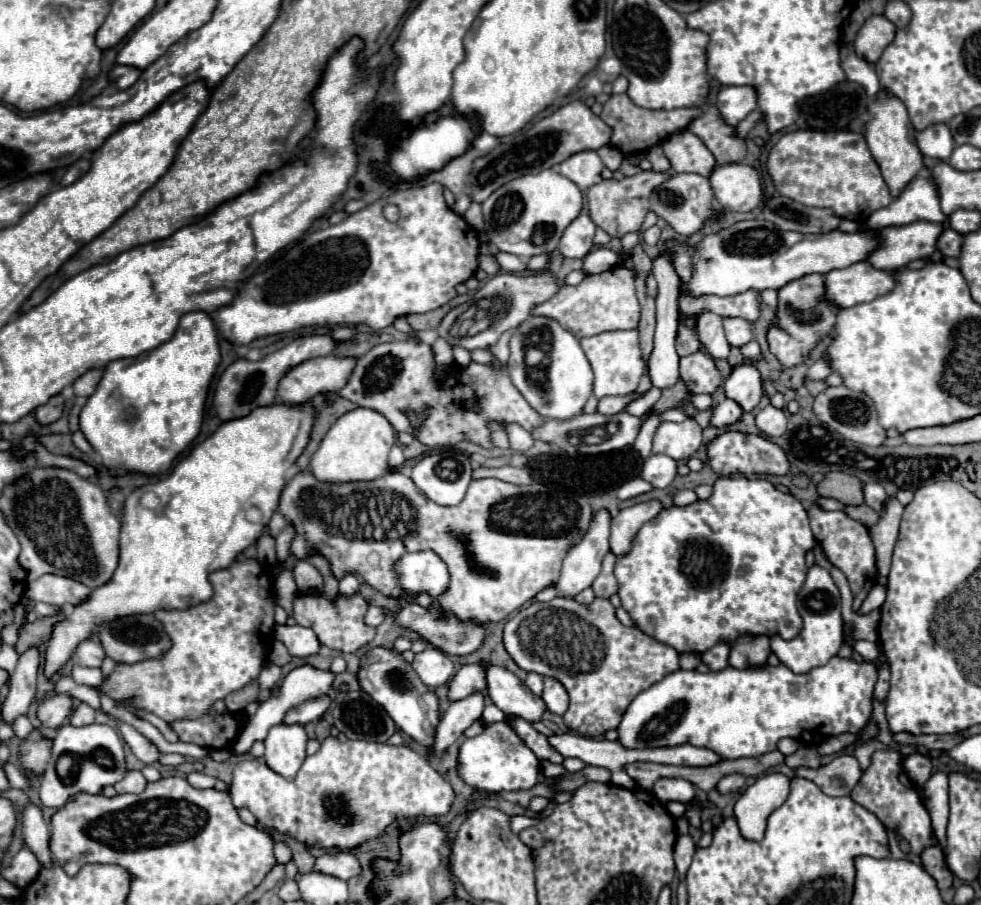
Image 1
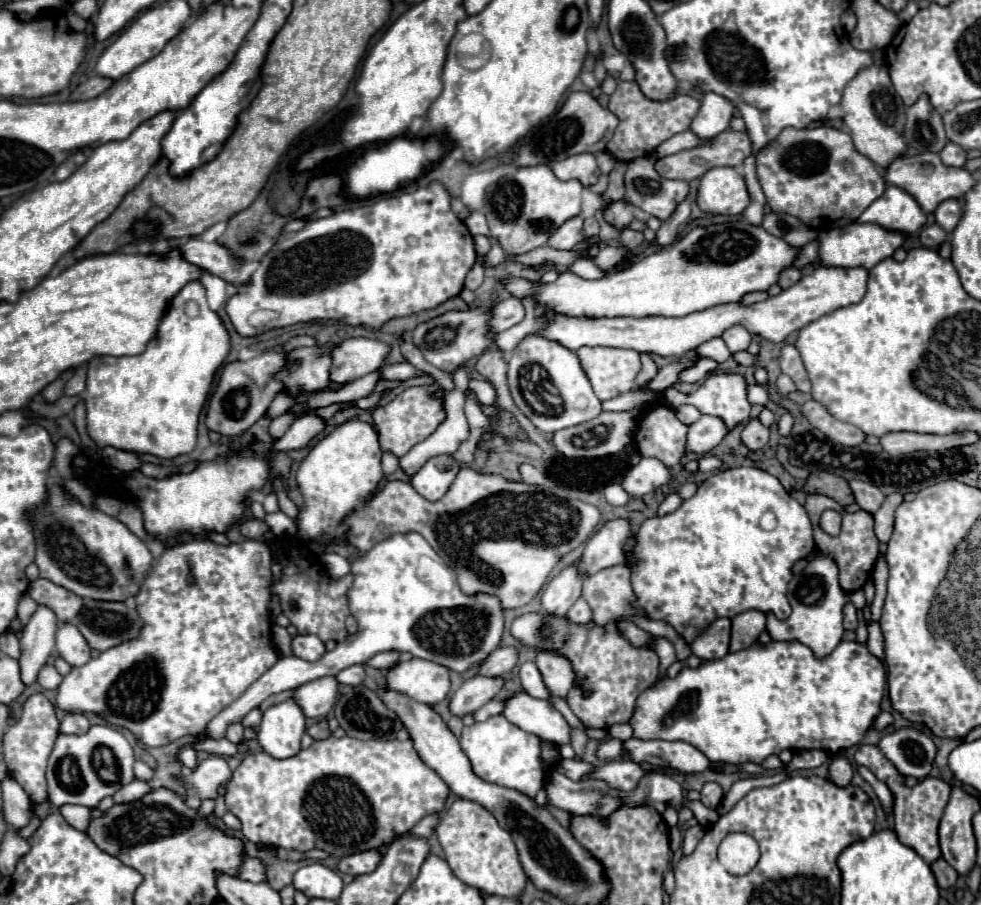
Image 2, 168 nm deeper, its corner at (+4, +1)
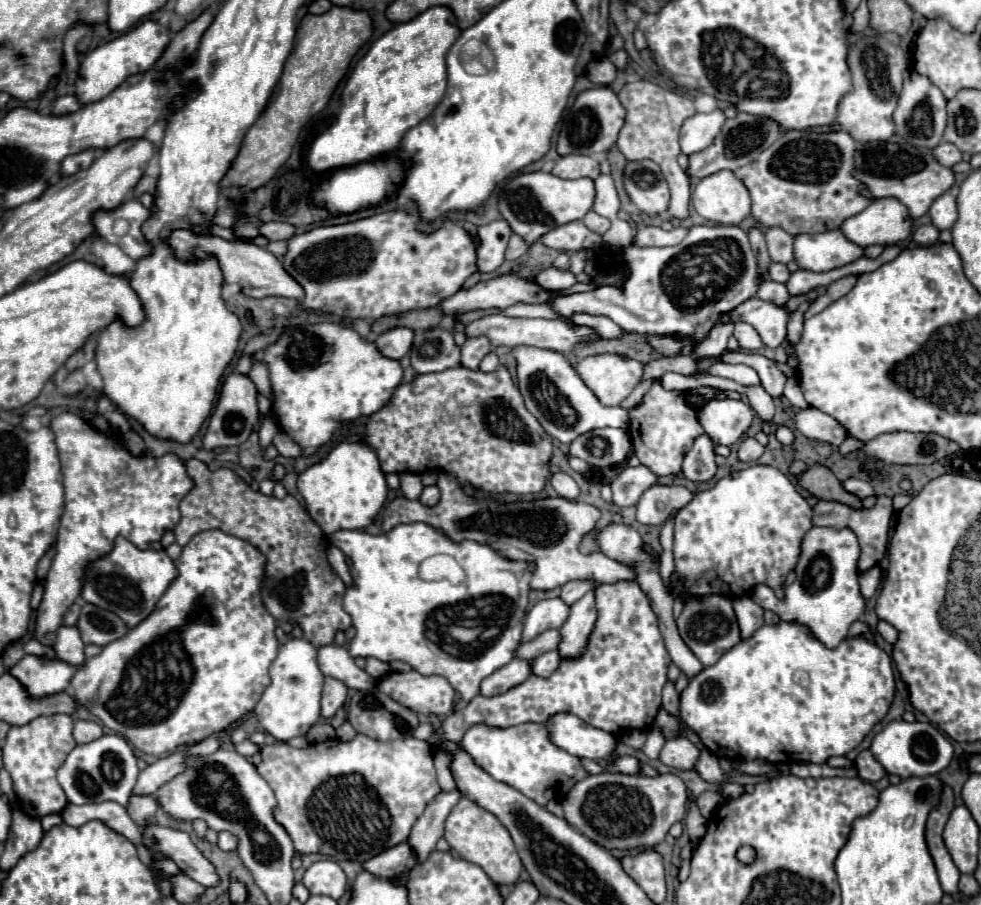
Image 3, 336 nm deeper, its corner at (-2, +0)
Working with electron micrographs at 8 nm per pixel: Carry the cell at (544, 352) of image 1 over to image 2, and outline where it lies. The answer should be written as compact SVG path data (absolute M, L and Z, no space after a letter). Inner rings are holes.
M529 335L511 351L507 385L521 413L549 437L603 413L601 401L595 397L577 355L555 341L545 341L545 337Z

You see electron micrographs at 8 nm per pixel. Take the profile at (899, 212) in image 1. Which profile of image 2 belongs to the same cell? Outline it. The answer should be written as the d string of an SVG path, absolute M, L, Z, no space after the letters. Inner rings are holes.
M889 185L885 193L859 215L857 223L875 223L887 231L909 235L925 225L925 213L921 213L921 207L909 193Z

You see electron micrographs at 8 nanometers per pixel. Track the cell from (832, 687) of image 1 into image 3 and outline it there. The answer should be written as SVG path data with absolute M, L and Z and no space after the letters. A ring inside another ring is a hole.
M779 622L777 626L761 626L749 640L741 640L725 652L717 664L703 668L681 692L679 716L671 716L661 706L651 726L659 728L667 740L681 736L679 732L685 726L719 758L823 764L831 756L845 756L857 748L871 728L885 718L893 696L891 658L877 644L863 642L863 638L845 638L837 648L829 650L805 626Z

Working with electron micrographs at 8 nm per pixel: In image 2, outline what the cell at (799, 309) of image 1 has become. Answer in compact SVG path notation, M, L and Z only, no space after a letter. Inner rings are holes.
M783 269L781 273L779 273L779 281L777 281L777 285L781 287L781 289L787 289L789 285L795 285L799 279L801 279L801 271L799 269Z

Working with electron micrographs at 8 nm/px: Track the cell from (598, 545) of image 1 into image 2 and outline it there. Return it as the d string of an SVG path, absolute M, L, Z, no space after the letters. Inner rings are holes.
M567 567L545 587L541 597L541 611L547 615L565 617L573 601L581 597L581 585L583 581L579 577L577 567Z

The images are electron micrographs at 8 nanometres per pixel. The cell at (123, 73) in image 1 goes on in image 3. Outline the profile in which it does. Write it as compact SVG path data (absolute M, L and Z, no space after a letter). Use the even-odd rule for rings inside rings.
M67 94L67 96L59 96L55 100L55 106L53 106L53 114L71 114L75 110L81 108L81 102L75 94Z

